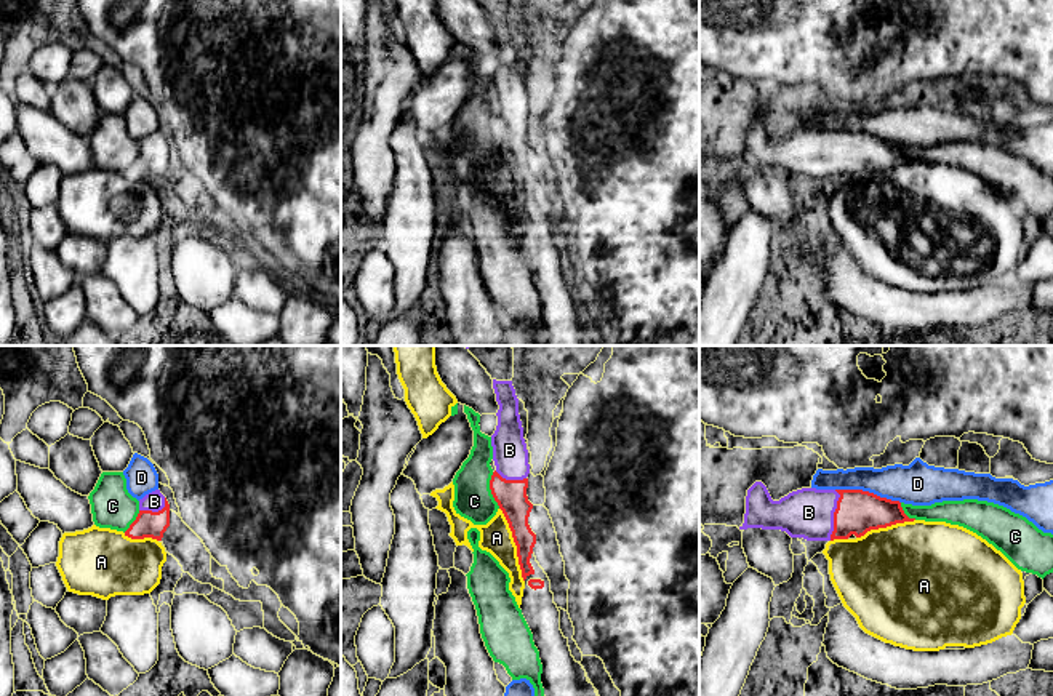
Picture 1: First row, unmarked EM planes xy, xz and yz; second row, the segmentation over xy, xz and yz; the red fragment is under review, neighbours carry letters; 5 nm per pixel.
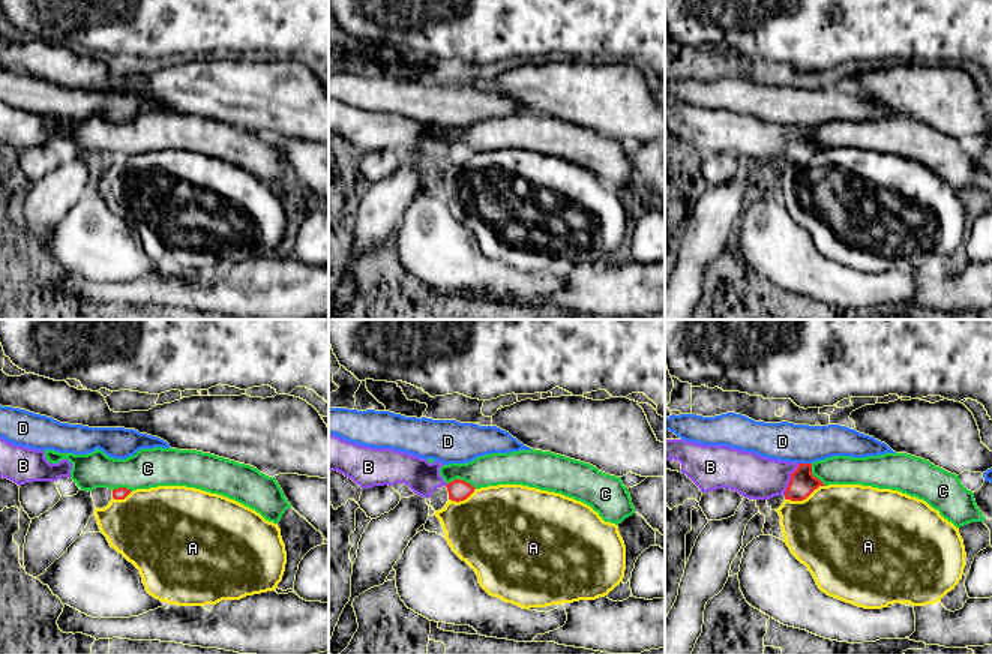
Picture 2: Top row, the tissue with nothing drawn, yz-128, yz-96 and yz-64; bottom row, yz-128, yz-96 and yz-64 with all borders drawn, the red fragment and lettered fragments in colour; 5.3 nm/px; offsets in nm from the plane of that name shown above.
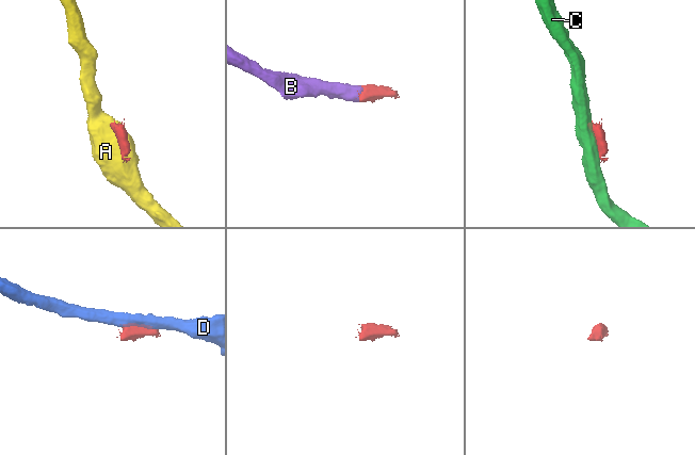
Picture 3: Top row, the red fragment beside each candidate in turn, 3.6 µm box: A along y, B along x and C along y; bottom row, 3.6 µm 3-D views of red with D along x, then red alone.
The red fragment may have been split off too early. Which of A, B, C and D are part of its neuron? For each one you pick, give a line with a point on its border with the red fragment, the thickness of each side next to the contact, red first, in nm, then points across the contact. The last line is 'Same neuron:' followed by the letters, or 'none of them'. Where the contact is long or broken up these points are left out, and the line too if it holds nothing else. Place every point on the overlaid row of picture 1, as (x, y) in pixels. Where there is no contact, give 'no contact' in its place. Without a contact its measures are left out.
B: contact yz (834, 516); calibres 220 and 260 nm; way yz (858, 512), (834, 516), (808, 512)
Same neuron: B

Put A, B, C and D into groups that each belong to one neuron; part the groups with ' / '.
A / B / C / D

